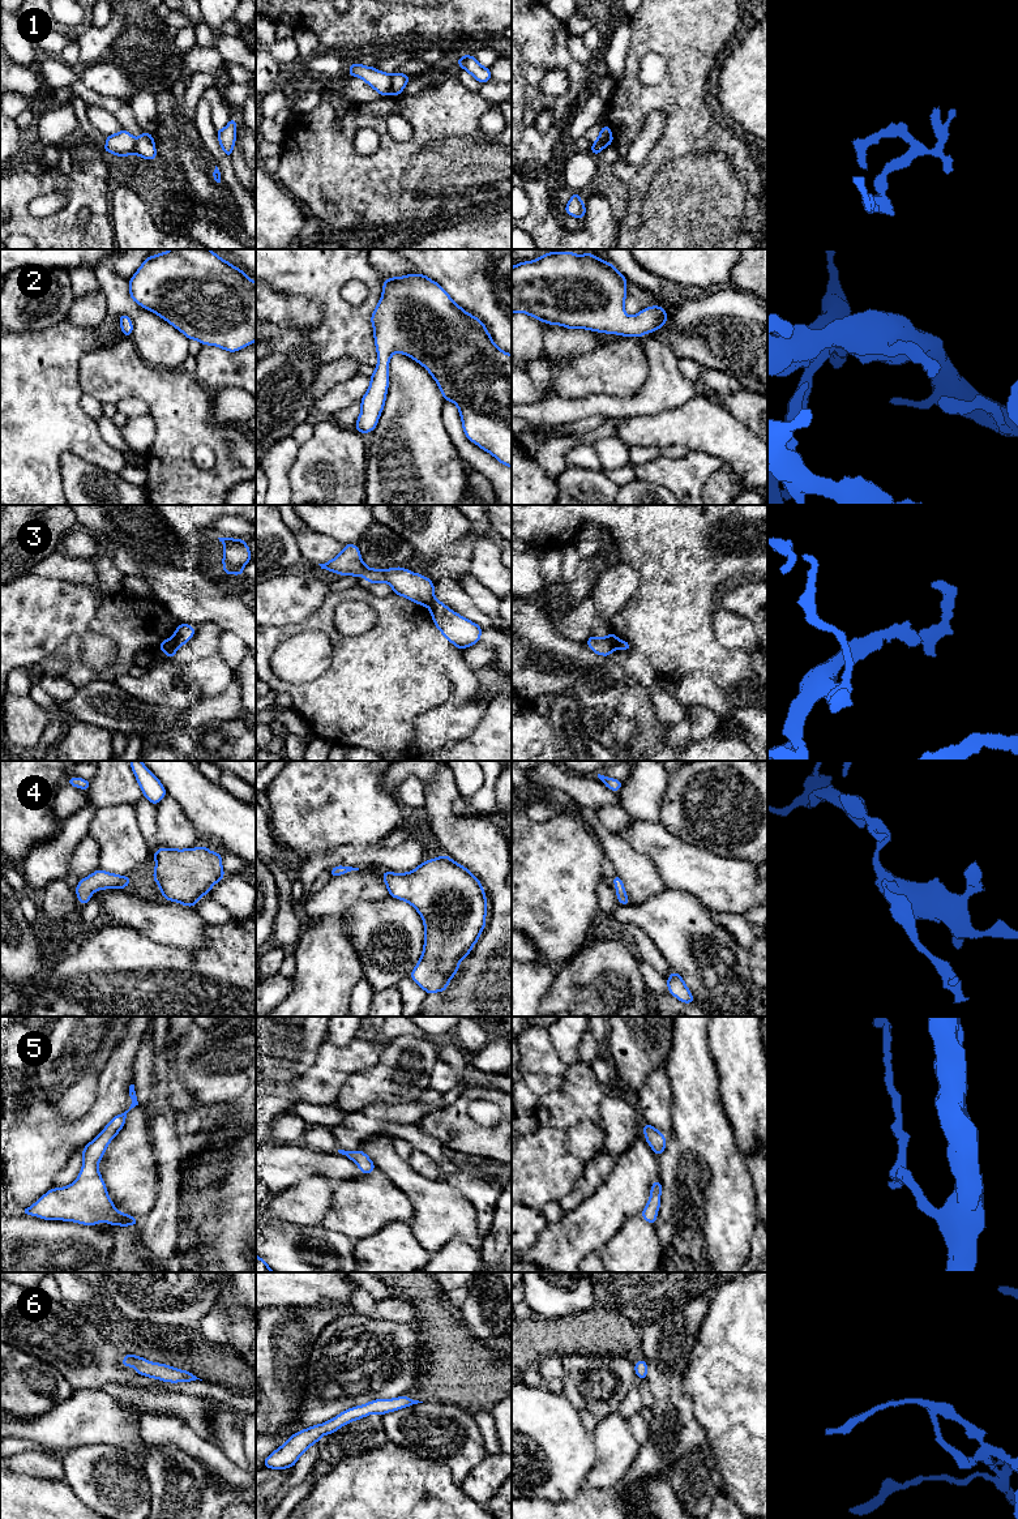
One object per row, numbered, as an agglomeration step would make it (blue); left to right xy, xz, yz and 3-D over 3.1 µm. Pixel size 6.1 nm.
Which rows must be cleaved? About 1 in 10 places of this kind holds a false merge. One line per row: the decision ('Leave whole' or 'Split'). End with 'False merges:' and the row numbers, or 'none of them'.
1: Leave whole
2: Leave whole
3: Split
4: Leave whole
5: Leave whole
6: Leave whole
False merges: 3

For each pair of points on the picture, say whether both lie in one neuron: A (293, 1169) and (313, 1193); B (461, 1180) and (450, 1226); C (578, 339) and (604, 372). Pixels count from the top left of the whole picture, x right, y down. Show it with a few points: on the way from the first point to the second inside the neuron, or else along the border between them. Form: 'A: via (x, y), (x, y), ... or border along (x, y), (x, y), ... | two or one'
A: border along (333, 1180), (325, 1176), (309, 1176), (274, 1194) | two
B: border along (441, 1180), (454, 1186), (477, 1214) | two
C: border along (617, 339), (560, 362) | two

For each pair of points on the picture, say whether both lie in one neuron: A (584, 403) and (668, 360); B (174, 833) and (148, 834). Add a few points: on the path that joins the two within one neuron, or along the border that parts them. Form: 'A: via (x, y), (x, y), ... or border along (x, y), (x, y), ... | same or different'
A: via (608, 406), (636, 406), (657, 385) | same
B: border along (154, 805), (158, 848) | different

